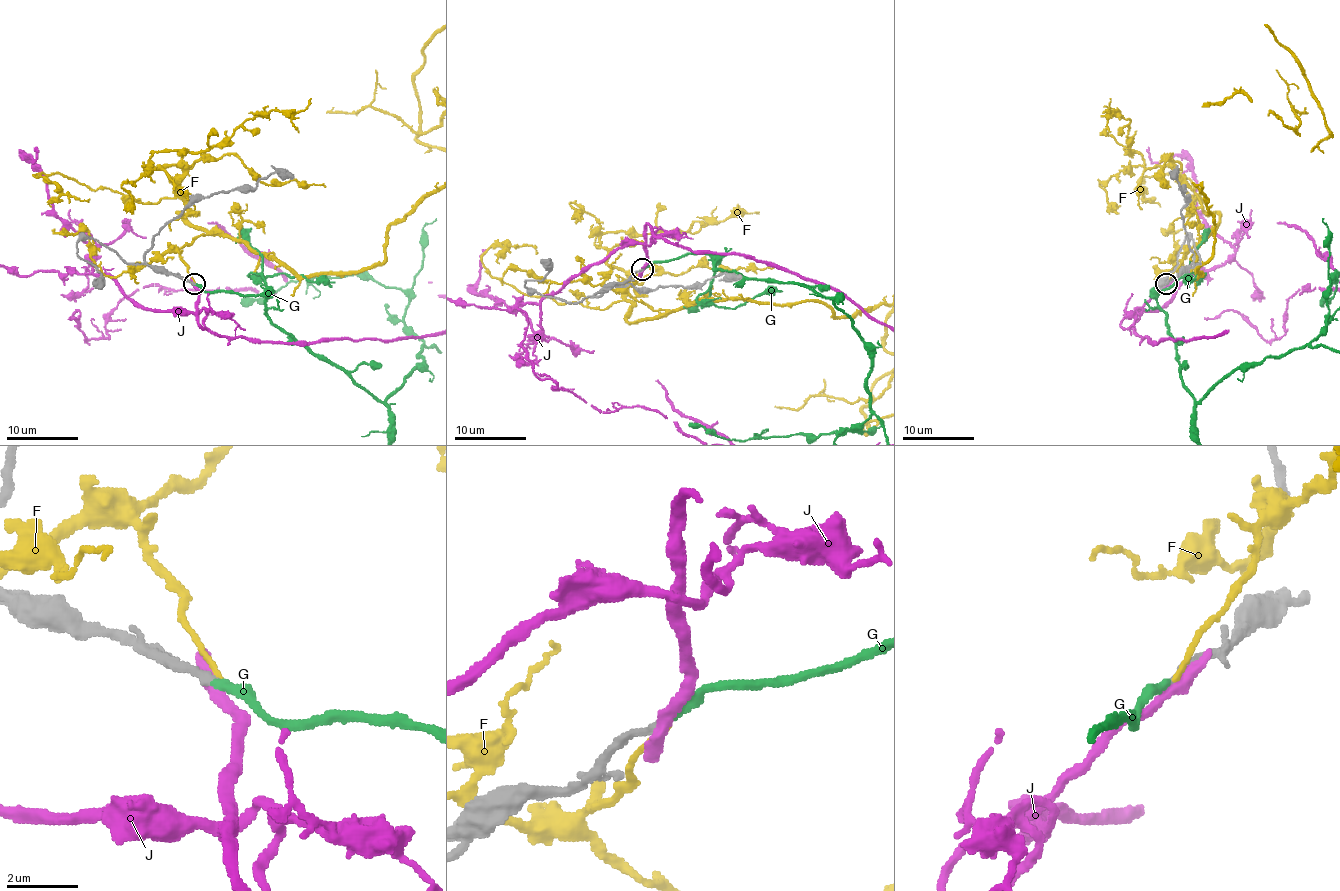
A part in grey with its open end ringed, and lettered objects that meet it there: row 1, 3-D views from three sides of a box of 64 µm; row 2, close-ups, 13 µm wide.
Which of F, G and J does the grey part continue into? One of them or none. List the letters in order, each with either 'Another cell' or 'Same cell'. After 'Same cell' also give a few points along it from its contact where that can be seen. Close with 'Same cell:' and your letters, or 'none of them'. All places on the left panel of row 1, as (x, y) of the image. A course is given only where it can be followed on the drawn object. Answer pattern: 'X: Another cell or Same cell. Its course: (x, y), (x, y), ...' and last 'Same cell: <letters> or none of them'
F: Another cell
G: Same cell
J: Another cell
Same cell: G

